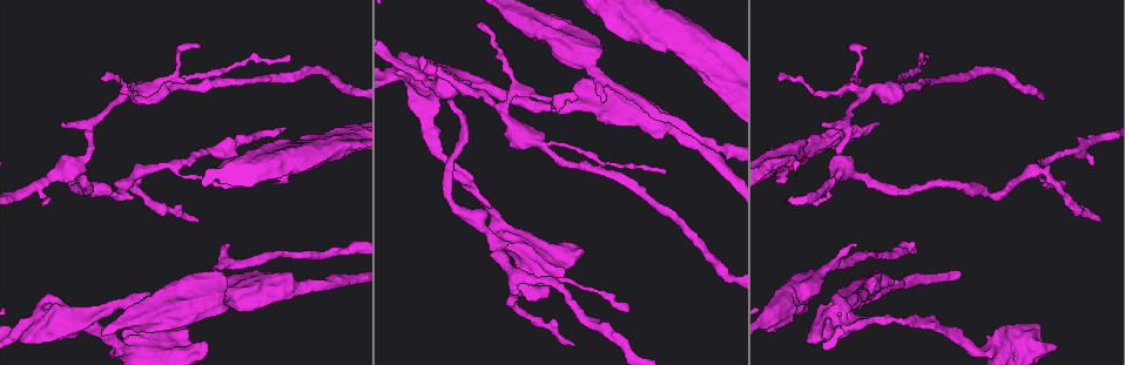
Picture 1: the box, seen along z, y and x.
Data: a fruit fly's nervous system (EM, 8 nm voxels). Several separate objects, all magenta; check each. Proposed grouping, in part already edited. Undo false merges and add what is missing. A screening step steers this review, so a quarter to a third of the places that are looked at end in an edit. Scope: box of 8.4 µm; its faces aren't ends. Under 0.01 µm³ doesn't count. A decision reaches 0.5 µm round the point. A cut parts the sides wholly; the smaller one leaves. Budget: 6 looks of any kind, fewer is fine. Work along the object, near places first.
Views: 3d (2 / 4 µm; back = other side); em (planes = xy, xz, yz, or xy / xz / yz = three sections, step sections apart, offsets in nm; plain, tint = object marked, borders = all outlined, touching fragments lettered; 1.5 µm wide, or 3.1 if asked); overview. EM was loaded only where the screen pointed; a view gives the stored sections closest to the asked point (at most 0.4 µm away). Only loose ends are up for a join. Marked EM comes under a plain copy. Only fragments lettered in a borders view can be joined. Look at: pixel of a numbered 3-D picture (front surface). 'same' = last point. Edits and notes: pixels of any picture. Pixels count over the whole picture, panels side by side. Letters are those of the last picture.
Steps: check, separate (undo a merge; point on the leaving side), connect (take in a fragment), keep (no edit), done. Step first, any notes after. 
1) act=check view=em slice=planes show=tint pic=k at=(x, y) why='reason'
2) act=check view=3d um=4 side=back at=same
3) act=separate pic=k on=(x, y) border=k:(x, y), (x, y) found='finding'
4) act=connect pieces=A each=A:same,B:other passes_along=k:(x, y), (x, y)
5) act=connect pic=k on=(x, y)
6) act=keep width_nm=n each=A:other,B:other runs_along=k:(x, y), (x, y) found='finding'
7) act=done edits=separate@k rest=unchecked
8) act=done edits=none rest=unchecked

act=check view=3d um=2 pic=1 at=(853, 47)

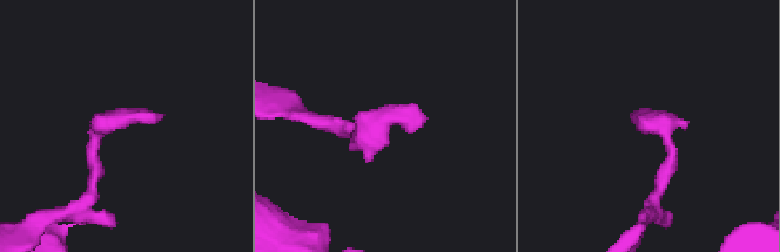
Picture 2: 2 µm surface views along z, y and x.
act=check view=em slice=planes show=tint pic=2 at=(162, 119) why='need the tissue'

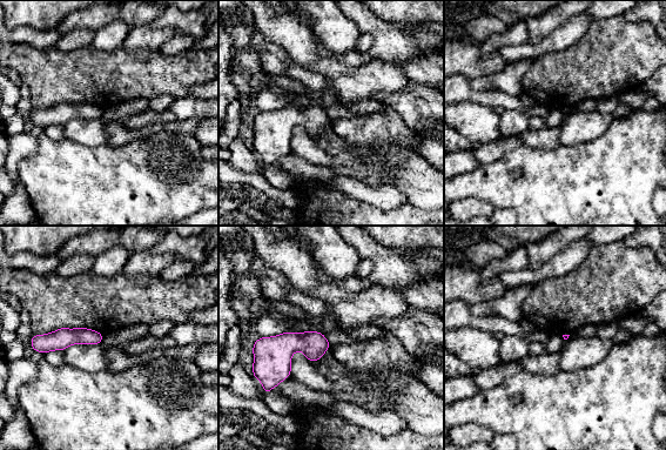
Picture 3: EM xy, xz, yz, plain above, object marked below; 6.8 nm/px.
act=check view=em slice=planes show=borders at=same why='what lies round it'

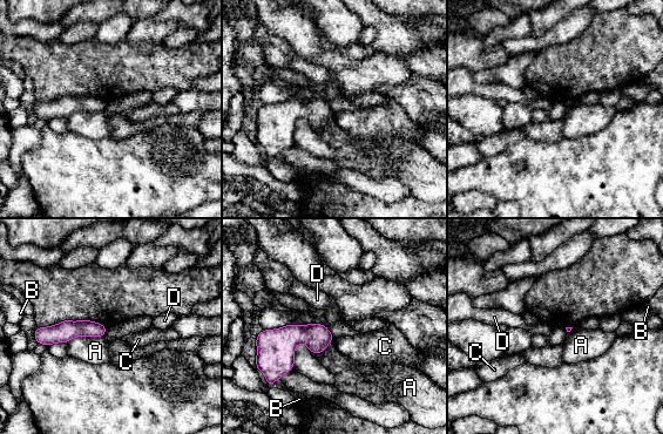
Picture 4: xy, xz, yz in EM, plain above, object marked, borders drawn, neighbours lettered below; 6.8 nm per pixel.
act=keep each=A:other,B:other,C:other,D:other runs_along=4:(102, 329), (70, 329), (39, 336) found='none of them fits'

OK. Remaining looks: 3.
act=check view=3d um=4 pic=1 at=(227, 245) why='free end'

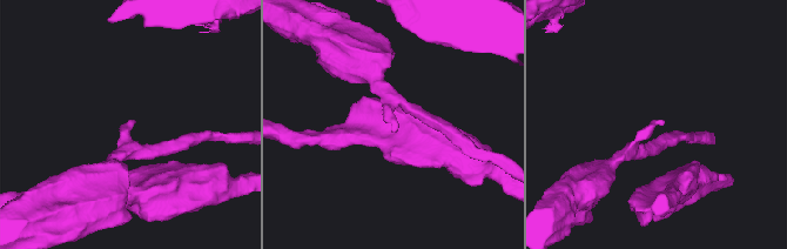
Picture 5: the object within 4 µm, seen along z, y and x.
act=check view=em slice=planes show=borders pic=5 at=(131, 122)

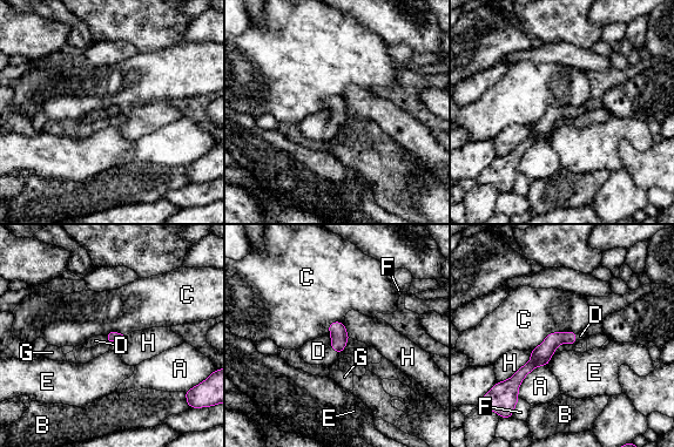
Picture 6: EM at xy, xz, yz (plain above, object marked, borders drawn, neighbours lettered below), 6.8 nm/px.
act=connect pieces=D each=A:other,B:other,C:other,D:same,E:other,F:other,G:other,H:other passes_along=6:(339, 337), (331, 346), (318, 351) found='the neuron continues'

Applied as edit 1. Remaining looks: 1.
act=done edits=connect@6 rest=unchecked

